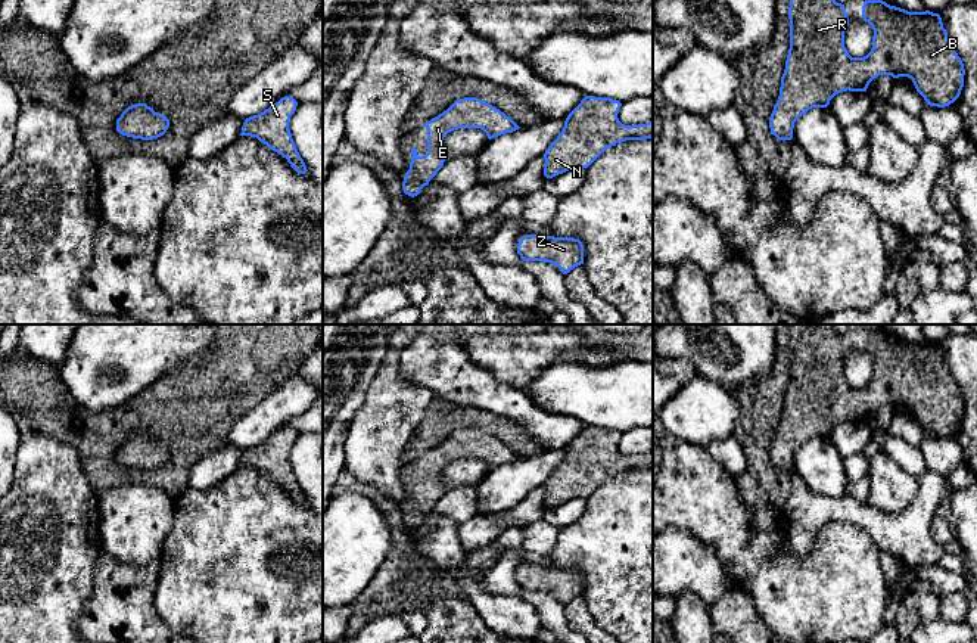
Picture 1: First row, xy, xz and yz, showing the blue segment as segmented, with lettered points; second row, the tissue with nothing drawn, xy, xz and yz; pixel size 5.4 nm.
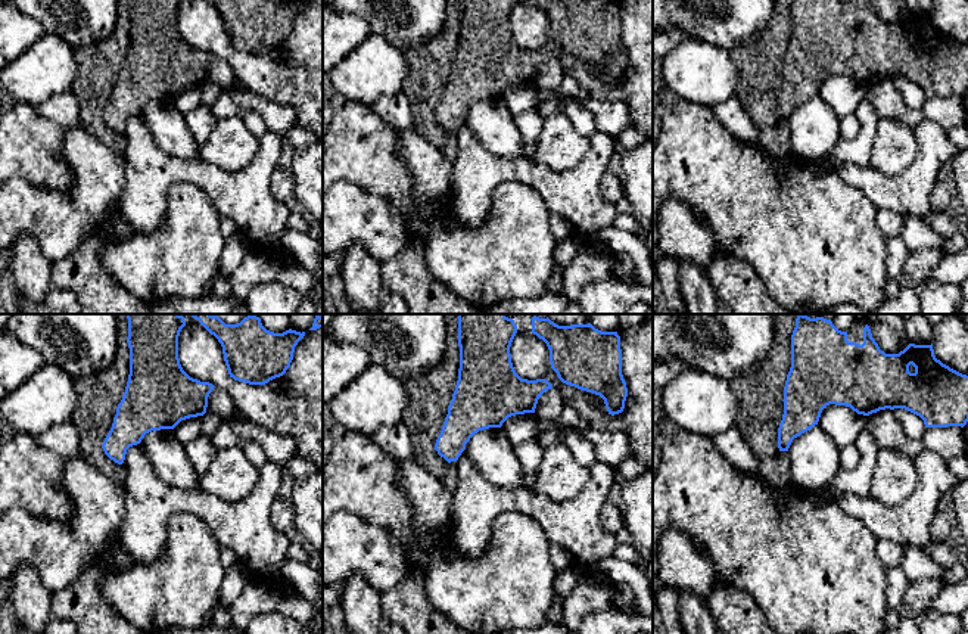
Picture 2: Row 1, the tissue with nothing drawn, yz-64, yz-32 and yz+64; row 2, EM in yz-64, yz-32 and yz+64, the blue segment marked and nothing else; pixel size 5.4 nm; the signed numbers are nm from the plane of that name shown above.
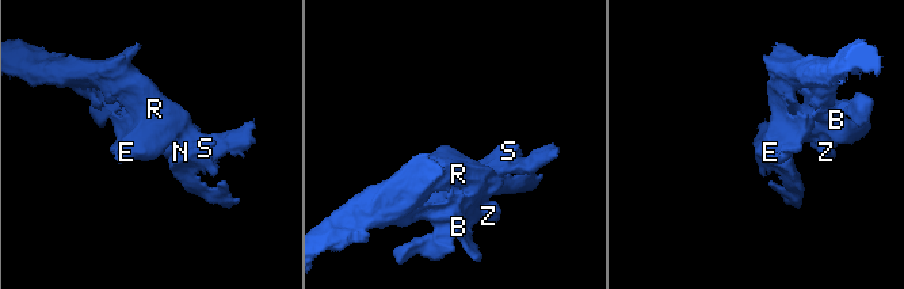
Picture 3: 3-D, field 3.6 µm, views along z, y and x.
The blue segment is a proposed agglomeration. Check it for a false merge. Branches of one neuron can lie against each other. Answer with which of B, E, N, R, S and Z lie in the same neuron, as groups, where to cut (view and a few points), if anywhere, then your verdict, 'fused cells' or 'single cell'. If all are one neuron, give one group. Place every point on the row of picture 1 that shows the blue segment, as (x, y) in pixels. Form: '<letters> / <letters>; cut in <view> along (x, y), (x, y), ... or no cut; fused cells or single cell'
B E N R S Z; no cut; single cell

